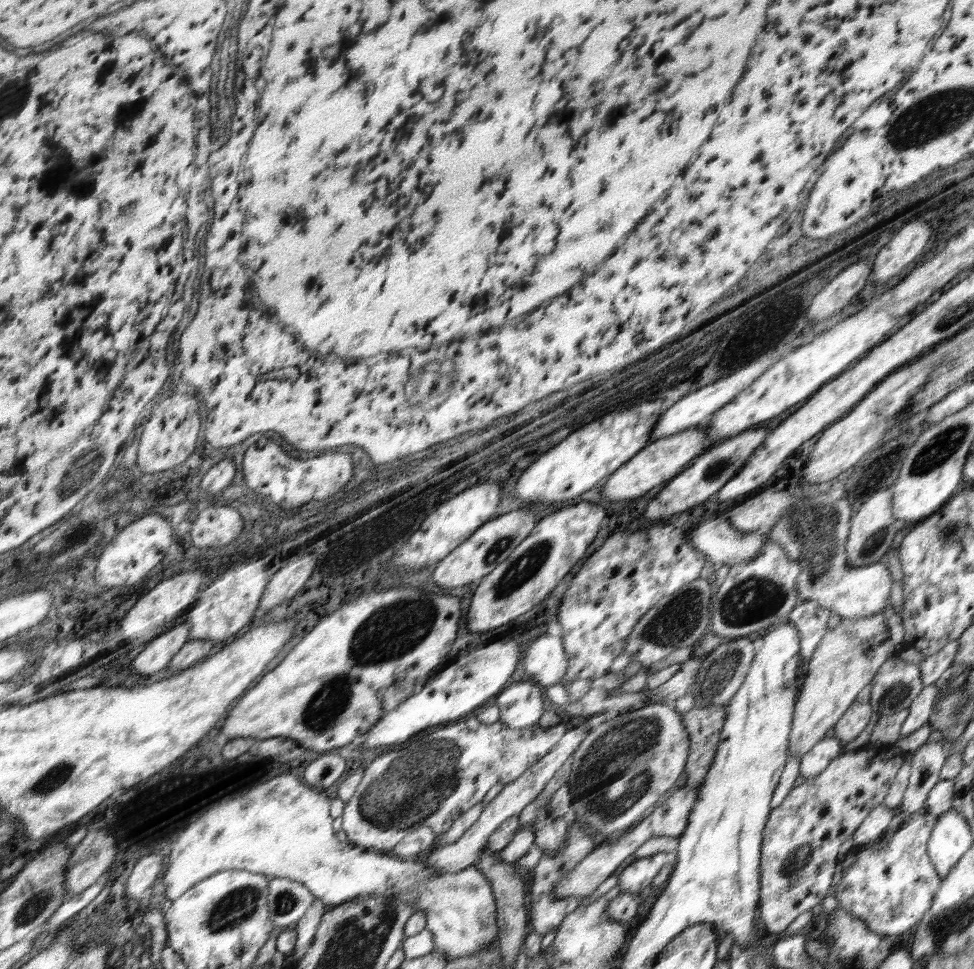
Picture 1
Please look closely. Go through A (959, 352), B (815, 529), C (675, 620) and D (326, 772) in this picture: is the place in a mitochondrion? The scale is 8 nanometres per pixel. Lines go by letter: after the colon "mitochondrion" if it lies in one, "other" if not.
A: other
B: mitochondrion
C: mitochondrion
D: other

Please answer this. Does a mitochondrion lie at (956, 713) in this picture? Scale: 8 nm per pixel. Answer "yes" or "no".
yes

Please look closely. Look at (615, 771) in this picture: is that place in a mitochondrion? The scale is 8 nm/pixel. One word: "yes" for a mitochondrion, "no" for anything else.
yes

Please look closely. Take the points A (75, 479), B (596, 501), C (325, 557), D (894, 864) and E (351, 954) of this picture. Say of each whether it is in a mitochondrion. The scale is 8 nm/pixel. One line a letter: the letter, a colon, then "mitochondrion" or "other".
A: mitochondrion
B: other
C: other
D: other
E: mitochondrion

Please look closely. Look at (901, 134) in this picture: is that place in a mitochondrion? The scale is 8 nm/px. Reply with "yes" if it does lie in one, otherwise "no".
yes

